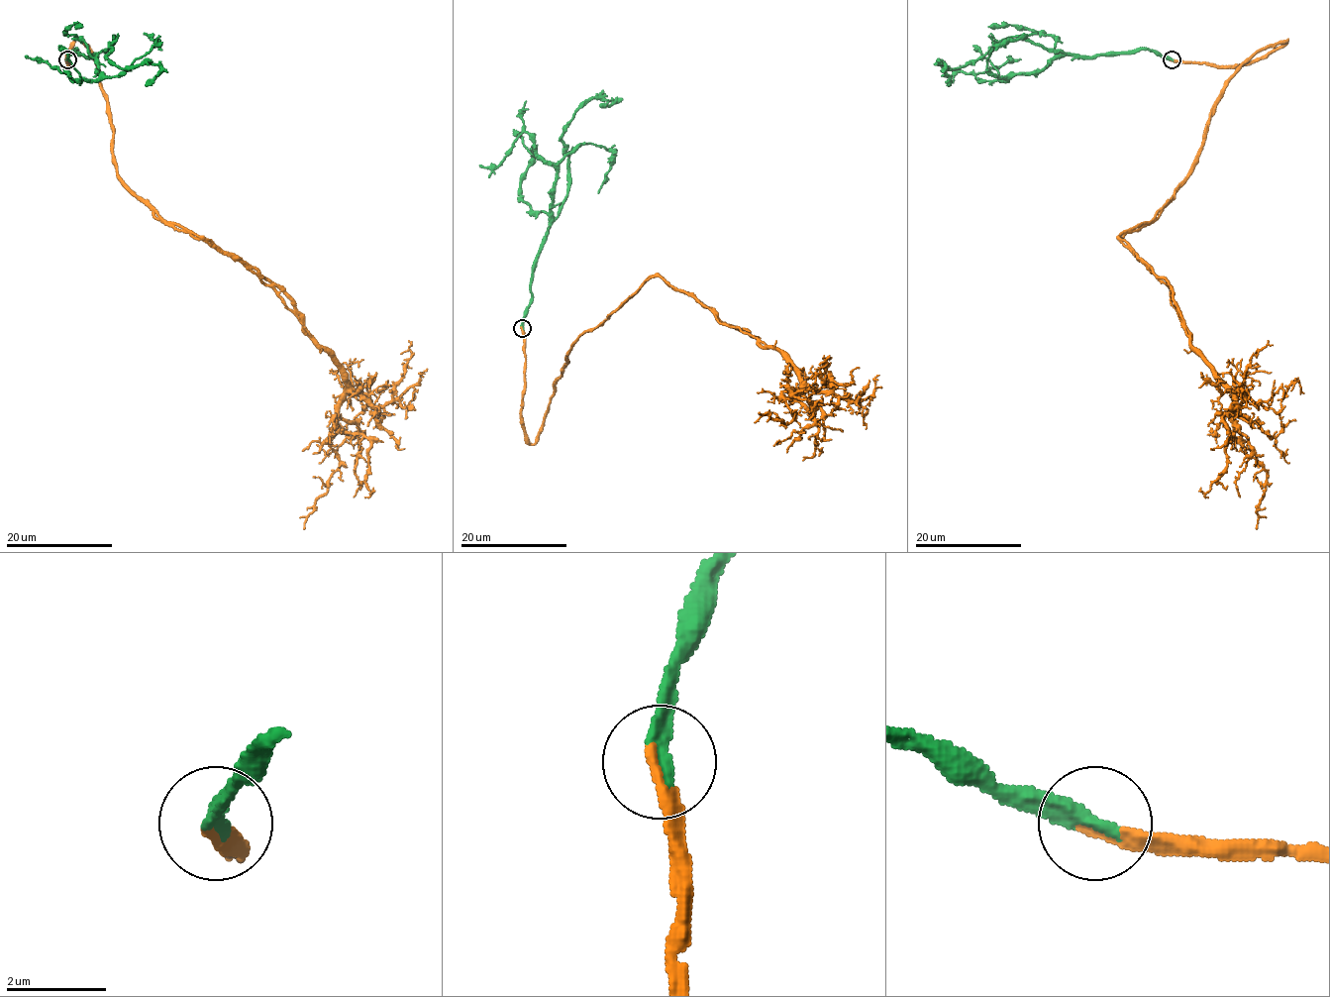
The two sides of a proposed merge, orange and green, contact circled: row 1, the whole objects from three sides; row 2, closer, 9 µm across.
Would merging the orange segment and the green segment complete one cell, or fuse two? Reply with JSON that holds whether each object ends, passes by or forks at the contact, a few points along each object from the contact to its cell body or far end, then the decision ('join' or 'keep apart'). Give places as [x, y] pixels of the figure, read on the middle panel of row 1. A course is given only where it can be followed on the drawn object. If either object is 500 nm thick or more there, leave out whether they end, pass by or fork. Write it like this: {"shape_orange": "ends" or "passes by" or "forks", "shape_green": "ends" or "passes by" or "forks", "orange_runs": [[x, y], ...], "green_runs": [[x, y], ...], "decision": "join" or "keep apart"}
{"shape_orange": "ends", "shape_green": "ends", "orange_runs": [[522, 328], [521, 425], [533, 444], [571, 344], [661, 276], [795, 368], [785, 397], [794, 417], [759, 413]], "green_runs": [[522, 328], [530, 303], [532, 267], [567, 192], [564, 126], [592, 98], [614, 102], [599, 105]], "decision": "join"}

